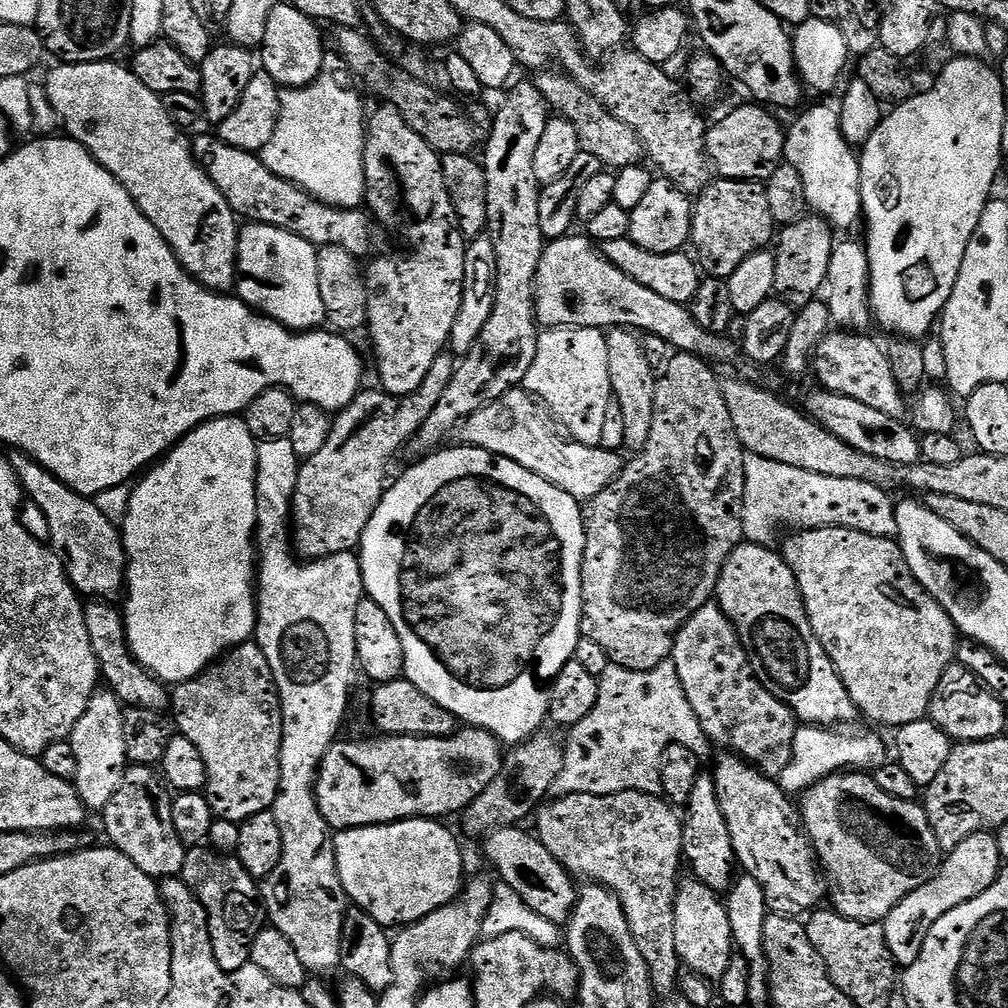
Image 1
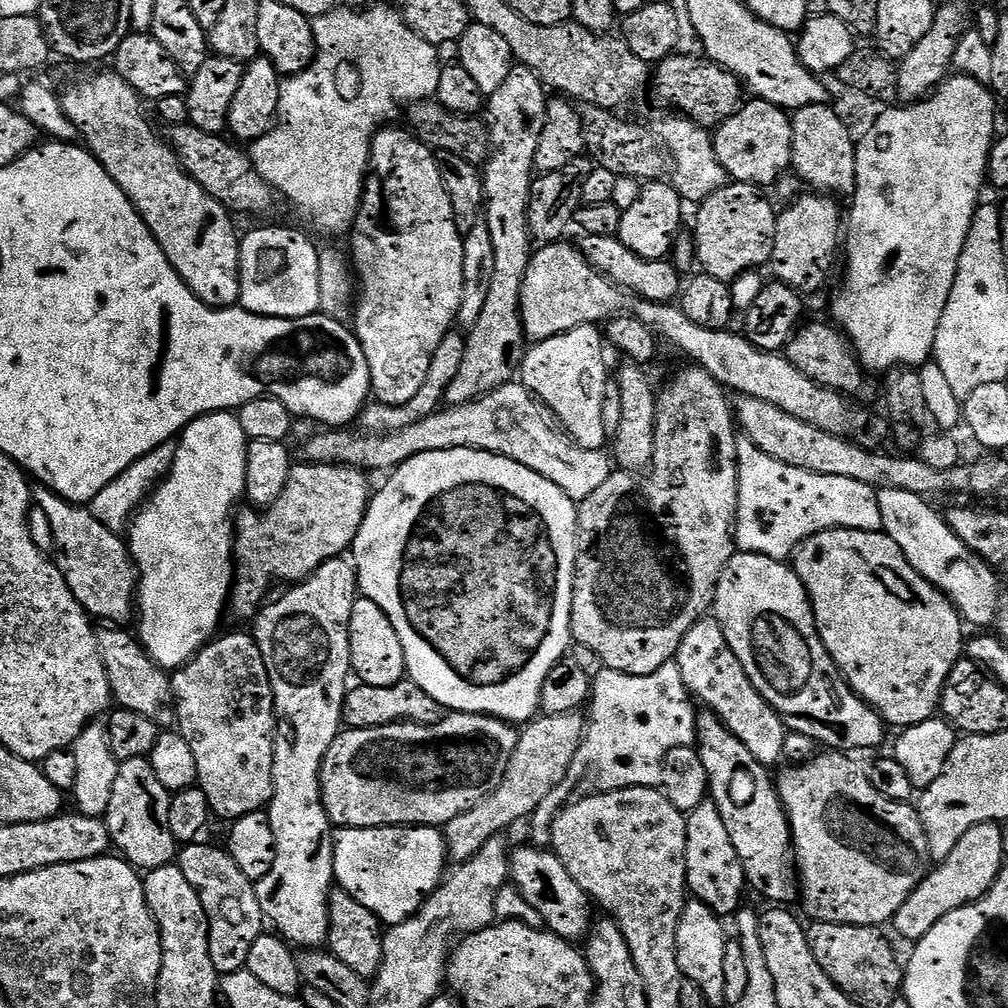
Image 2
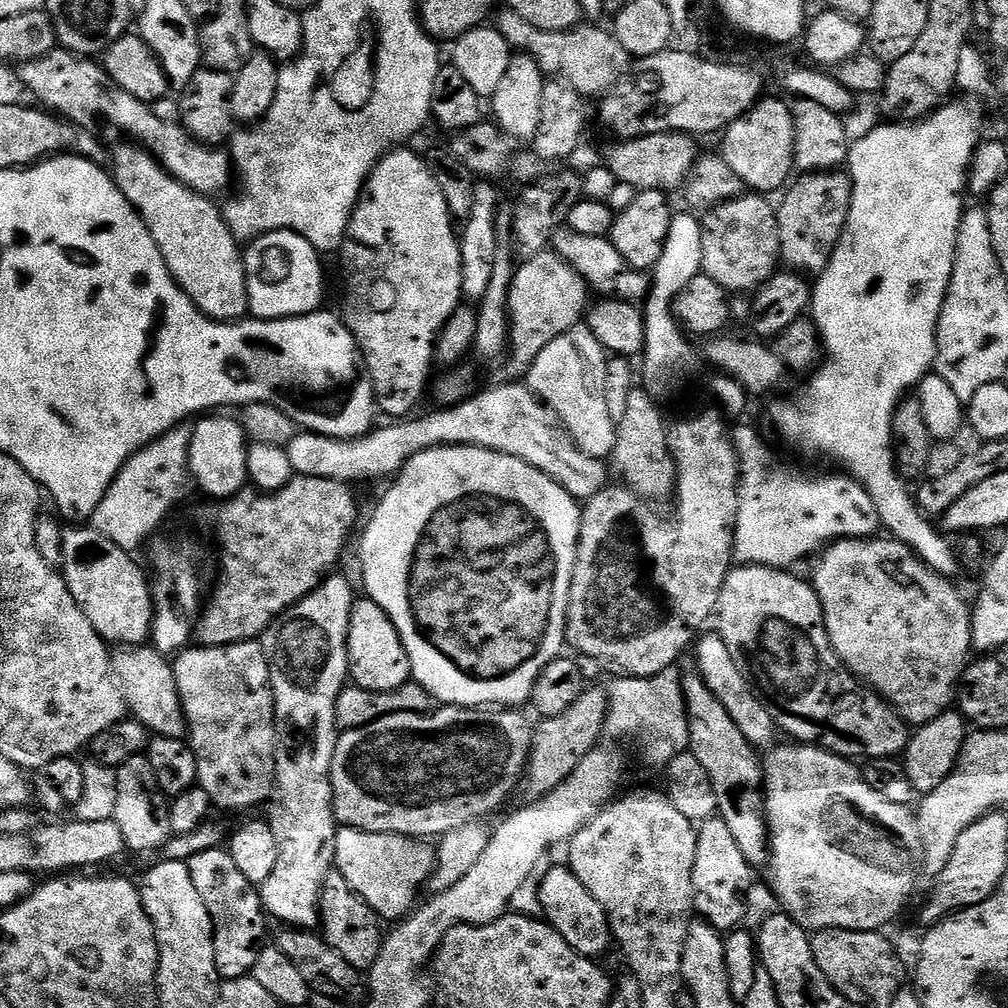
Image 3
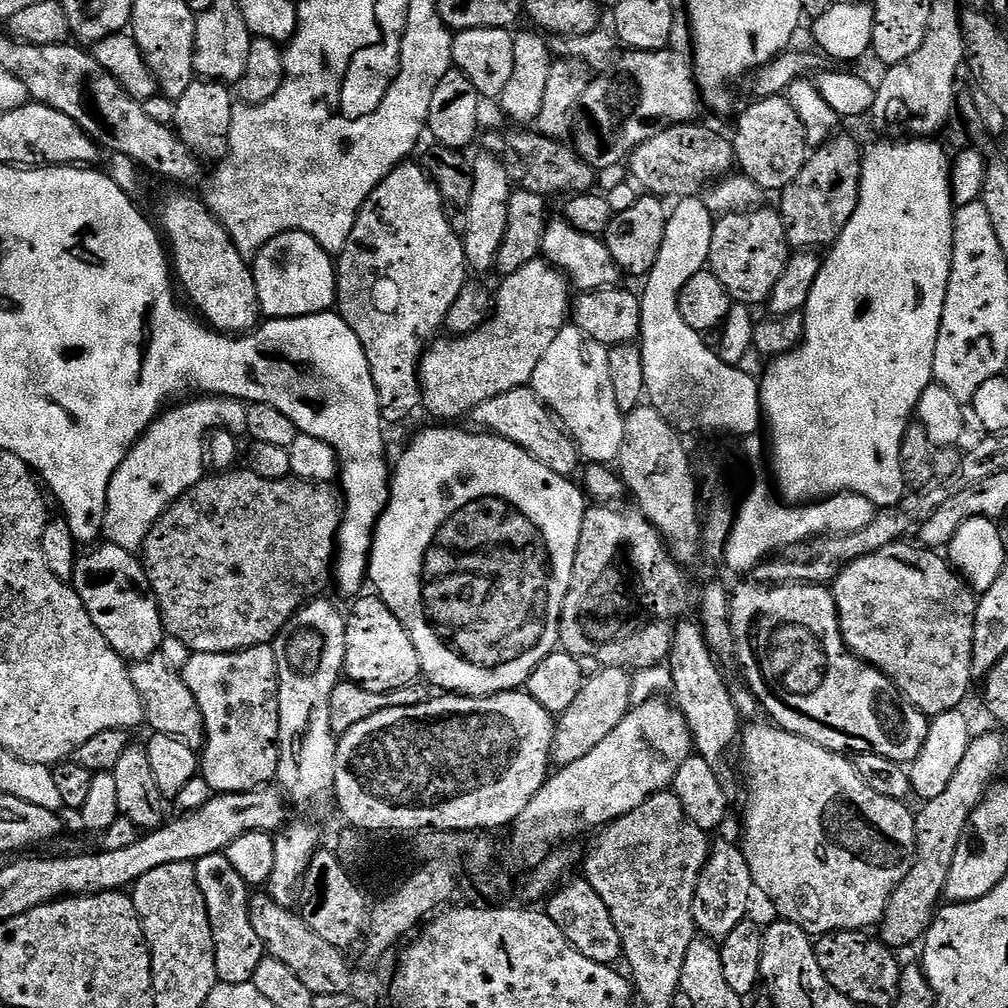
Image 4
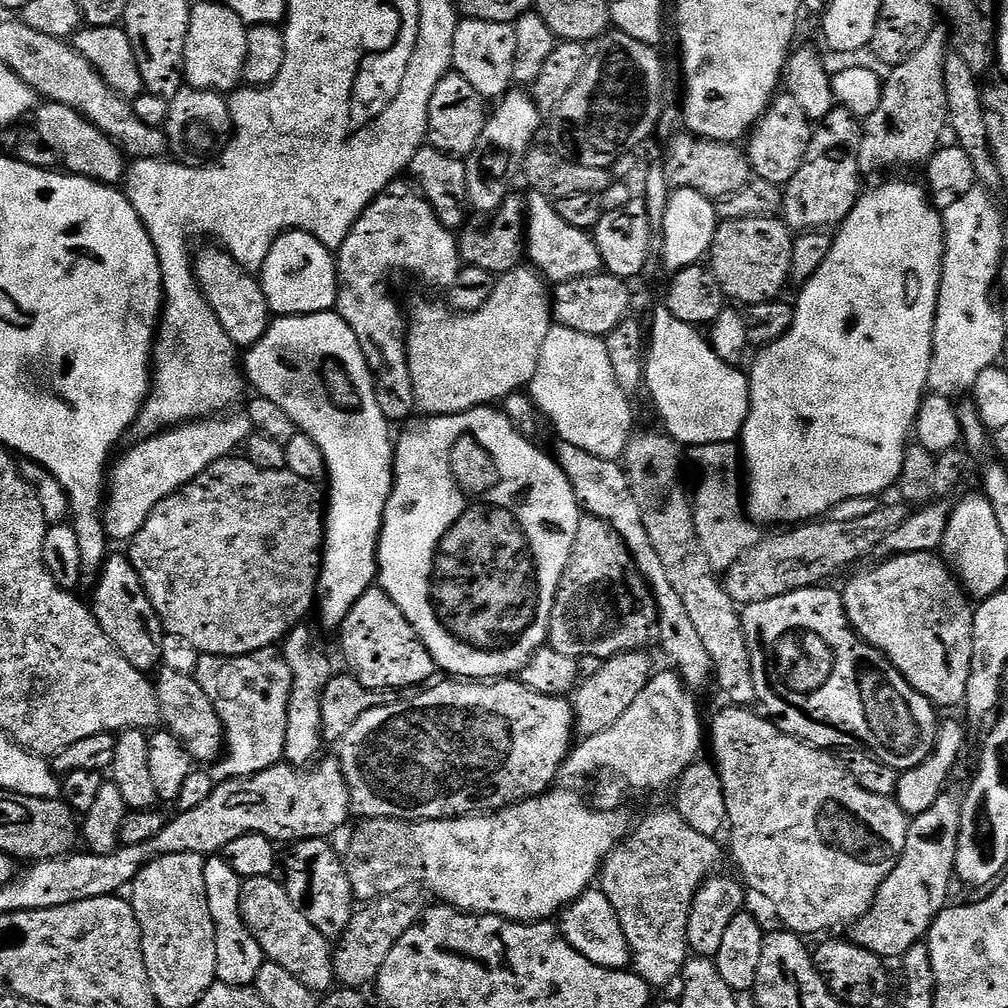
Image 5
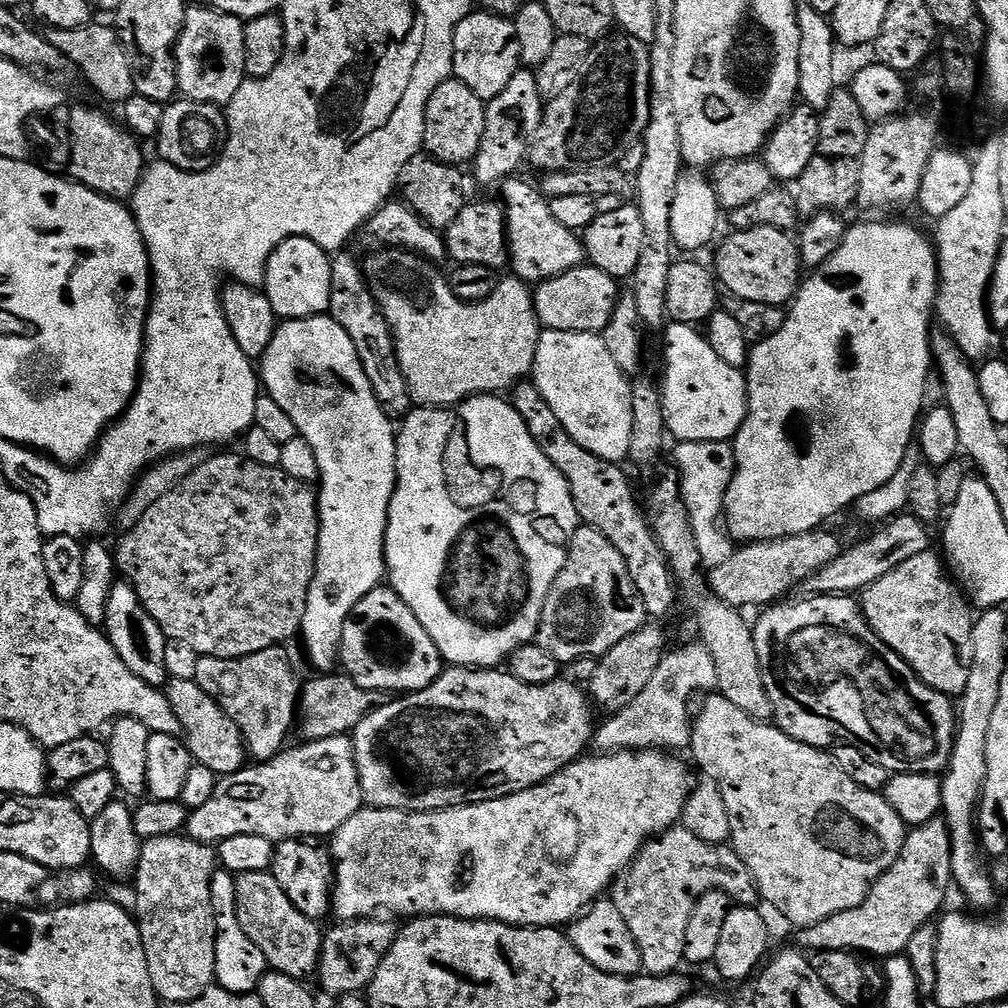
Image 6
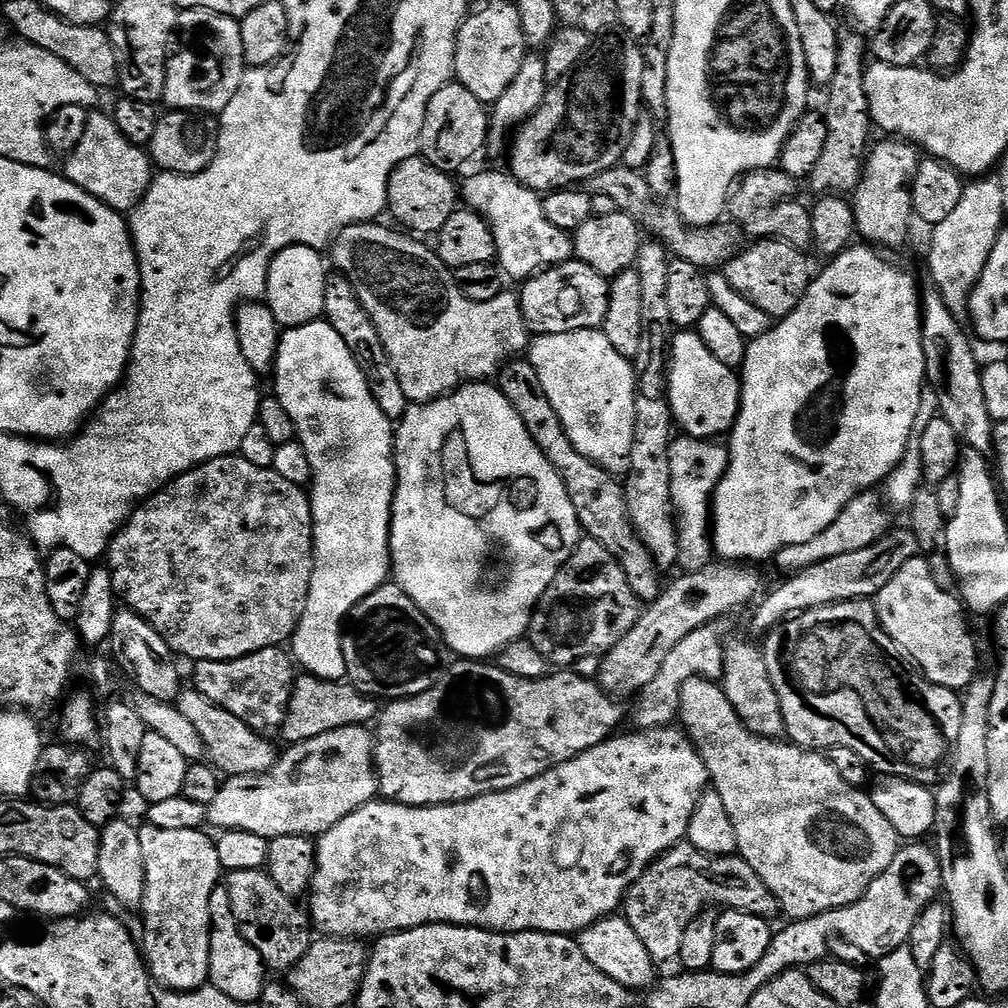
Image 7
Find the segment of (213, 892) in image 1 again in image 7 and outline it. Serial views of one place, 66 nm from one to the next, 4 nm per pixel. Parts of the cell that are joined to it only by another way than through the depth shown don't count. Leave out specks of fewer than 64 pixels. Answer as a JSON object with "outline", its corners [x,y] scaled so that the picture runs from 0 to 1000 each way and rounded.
{"outline":[[[216,879],[212,887],[208,887],[208,966],[209,979],[220,982],[224,990],[232,990],[232,994],[244,994],[250,998],[255,995],[264,975],[264,961],[260,946],[244,935],[240,923],[236,923],[236,915],[232,911],[232,903],[228,899],[228,887],[225,880]]]}

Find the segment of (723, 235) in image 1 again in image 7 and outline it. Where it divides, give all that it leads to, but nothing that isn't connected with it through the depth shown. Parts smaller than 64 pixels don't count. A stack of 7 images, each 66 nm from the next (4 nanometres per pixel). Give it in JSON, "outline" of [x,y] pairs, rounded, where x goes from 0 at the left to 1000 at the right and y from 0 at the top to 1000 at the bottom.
{"outline":[[[754,236],[743,241],[723,262],[717,263],[716,269],[736,296],[748,300],[748,304],[760,308],[767,315],[777,315],[794,303],[808,277],[808,270],[802,267],[802,258],[798,254],[801,253],[795,247],[780,240]]]}

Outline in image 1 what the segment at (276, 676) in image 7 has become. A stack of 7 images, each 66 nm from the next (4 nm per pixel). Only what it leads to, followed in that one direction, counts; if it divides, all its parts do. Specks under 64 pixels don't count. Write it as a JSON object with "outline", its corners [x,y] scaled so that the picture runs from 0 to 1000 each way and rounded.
{"outline":[[[253,637],[237,639],[206,660],[197,671],[174,680],[169,687],[169,710],[175,713],[174,725],[188,732],[204,758],[204,789],[210,809],[215,813],[227,813],[239,818],[252,808],[267,805],[276,788],[278,775],[278,741],[280,740],[280,708],[278,689],[264,657],[264,649]]]}

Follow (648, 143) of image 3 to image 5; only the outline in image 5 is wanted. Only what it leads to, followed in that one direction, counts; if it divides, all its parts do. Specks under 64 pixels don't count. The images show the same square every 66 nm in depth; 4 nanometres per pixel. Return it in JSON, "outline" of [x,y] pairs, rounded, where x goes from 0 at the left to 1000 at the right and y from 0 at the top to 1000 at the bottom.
{"outline":[[[672,133],[662,140],[661,147],[663,147],[663,152],[659,155],[657,170],[668,188],[687,187],[692,192],[702,195],[703,198],[713,200],[724,192],[732,192],[732,188],[745,183],[748,178],[746,162],[742,159],[741,150],[729,142],[699,139],[689,133]]]}

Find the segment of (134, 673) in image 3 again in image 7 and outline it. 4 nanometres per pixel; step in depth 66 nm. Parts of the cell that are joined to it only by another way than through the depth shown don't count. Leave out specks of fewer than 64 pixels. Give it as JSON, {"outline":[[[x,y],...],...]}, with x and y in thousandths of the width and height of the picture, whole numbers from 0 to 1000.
{"outline":[[[187,681],[177,691],[177,701],[181,708],[196,724],[196,730],[202,737],[202,745],[211,762],[223,771],[243,770],[244,768],[260,768],[274,759],[276,742],[269,738],[265,729],[248,724],[240,712],[232,712],[228,704],[220,704],[204,688],[200,688],[193,681]]]}

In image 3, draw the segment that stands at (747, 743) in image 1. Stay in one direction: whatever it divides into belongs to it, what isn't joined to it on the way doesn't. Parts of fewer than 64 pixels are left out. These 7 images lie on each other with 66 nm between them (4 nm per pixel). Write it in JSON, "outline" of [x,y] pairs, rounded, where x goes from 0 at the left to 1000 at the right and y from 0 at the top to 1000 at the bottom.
{"outline":[[[712,629],[697,631],[695,630],[689,636],[688,648],[690,647],[690,652],[688,652],[688,658],[696,669],[700,681],[704,681],[708,690],[720,700],[720,704],[731,717],[732,724],[736,724],[736,728],[740,728],[740,732],[746,737],[747,742],[751,744],[761,743],[767,737],[765,734],[769,732],[770,726],[772,727],[772,719],[766,713],[766,702],[752,689],[746,676],[732,661],[728,649],[724,649],[724,641],[720,641],[718,634]]]}

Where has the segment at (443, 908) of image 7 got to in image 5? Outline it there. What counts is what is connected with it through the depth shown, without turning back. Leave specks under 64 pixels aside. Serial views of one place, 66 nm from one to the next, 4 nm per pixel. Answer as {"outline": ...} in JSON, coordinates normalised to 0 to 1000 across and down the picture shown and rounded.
{"outline":[[[556,781],[539,790],[515,794],[495,806],[453,810],[451,813],[361,813],[345,837],[345,846],[339,849],[350,890],[368,895],[421,877],[422,886],[430,885],[437,892],[434,894],[458,905],[517,915],[551,910],[588,880],[600,851],[607,848],[625,821],[623,810],[616,804],[586,802],[573,787]]]}

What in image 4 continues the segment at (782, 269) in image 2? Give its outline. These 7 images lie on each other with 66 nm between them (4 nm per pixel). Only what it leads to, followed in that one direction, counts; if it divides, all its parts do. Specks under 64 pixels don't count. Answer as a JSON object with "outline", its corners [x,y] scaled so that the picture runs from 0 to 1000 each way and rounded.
{"outline":[[[830,133],[824,139],[813,144],[803,154],[802,159],[792,169],[792,177],[784,181],[773,191],[772,209],[778,218],[778,227],[783,243],[790,248],[817,248],[829,241],[829,237],[839,228],[839,220],[847,216],[847,208],[853,199],[853,179],[857,160],[855,158],[855,146],[845,135]]]}

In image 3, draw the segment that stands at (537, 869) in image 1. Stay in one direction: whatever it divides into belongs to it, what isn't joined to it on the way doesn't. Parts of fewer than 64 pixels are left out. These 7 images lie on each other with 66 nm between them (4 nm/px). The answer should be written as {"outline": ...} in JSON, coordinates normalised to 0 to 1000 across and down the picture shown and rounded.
{"outline":[[[560,859],[546,862],[541,867],[540,874],[535,874],[534,880],[540,904],[539,912],[550,923],[554,923],[554,927],[558,927],[558,931],[562,931],[562,935],[565,935],[565,938],[573,942],[573,946],[595,950],[603,939],[608,939],[607,920],[603,917],[601,903],[593,899],[593,891],[589,891],[589,887],[585,887],[585,883],[577,879],[577,875],[566,863]]]}

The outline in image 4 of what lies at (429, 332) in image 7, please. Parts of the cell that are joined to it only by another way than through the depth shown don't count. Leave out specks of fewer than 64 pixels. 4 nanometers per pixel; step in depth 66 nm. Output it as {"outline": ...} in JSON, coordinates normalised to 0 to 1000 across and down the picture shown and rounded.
{"outline":[[[543,258],[522,260],[518,268],[510,268],[495,280],[496,287],[490,290],[490,309],[477,325],[465,333],[430,336],[417,354],[419,401],[438,413],[438,418],[455,418],[455,413],[463,414],[478,399],[494,395],[494,391],[525,384],[538,351],[546,347],[550,335],[564,320],[565,283],[560,271]]]}

